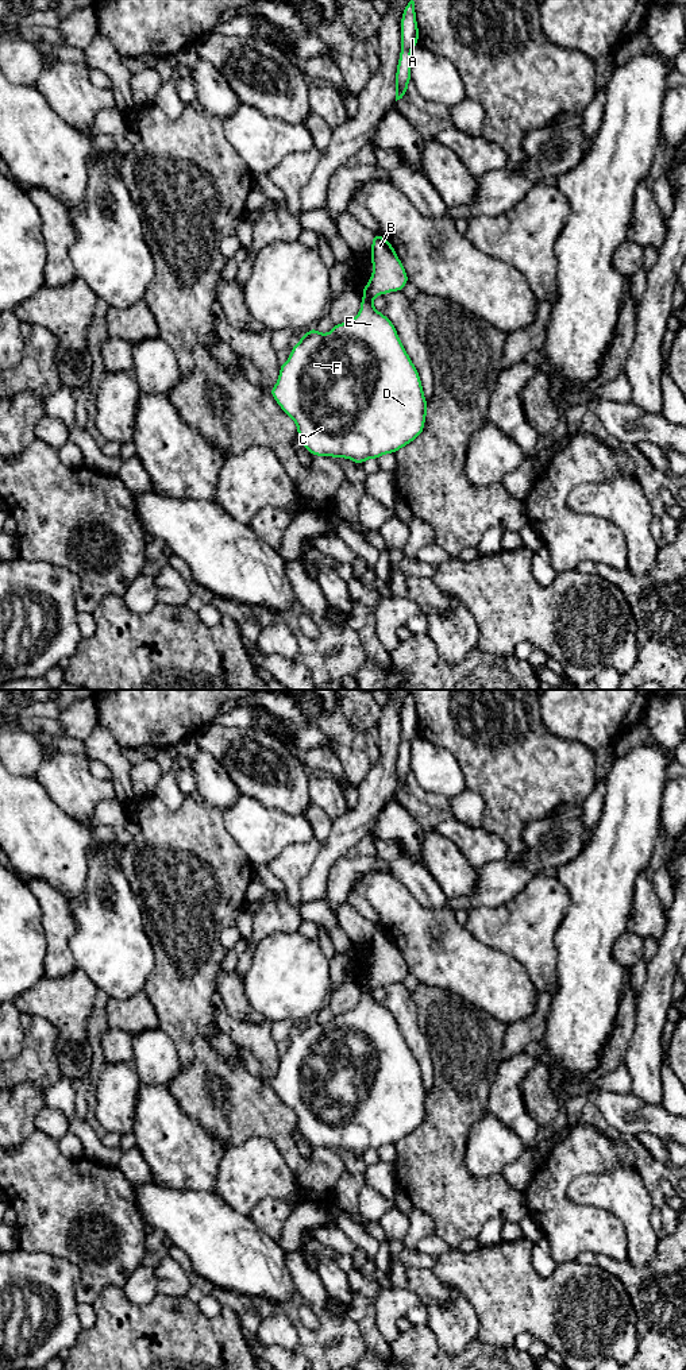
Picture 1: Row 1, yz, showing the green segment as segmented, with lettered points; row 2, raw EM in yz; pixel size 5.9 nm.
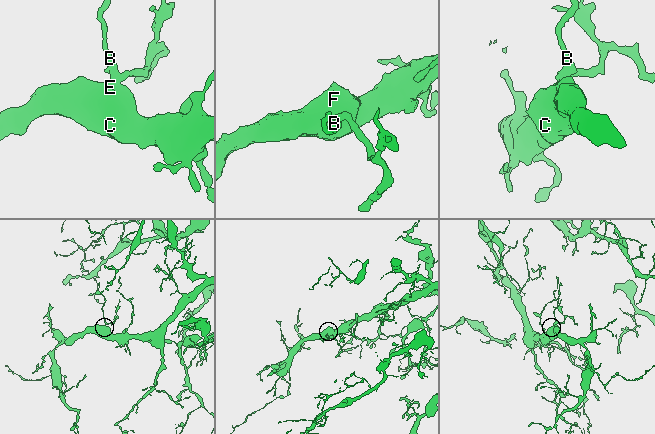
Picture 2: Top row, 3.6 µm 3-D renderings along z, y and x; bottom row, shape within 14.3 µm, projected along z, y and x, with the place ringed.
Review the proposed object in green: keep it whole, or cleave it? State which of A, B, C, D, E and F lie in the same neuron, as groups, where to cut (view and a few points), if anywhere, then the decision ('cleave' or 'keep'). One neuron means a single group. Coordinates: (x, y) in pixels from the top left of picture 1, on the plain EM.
A B C D E F | no cut | keep

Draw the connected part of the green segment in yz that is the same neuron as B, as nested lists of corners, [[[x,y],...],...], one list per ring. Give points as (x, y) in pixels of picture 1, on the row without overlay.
[[[382,925],[373,926],[370,939],[373,965],[362,981],[359,1004],[342,1015],[335,1015],[328,1024],[316,1019],[305,1023],[293,1037],[288,1051],[280,1057],[278,1072],[269,1083],[278,1097],[294,1112],[298,1131],[311,1146],[347,1149],[357,1155],[396,1145],[412,1134],[424,1122],[428,1093],[419,1062],[402,1038],[393,1014],[373,997],[373,991],[390,983],[401,983],[409,973],[402,953]]]

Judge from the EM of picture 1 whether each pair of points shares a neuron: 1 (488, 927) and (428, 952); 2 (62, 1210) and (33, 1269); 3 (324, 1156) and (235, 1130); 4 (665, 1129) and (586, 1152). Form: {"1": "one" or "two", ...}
{"1": "two", "2": "two", "3": "one", "4": "two"}

